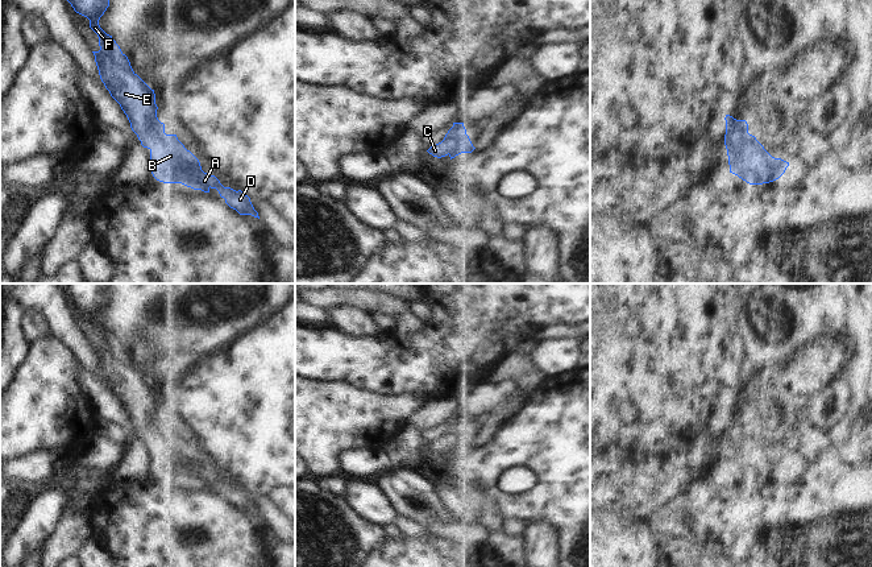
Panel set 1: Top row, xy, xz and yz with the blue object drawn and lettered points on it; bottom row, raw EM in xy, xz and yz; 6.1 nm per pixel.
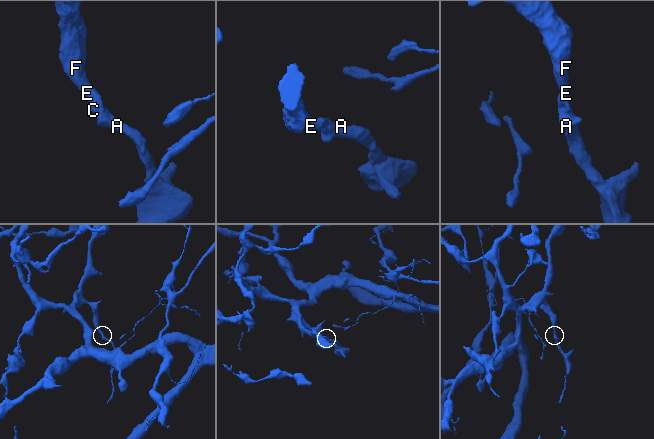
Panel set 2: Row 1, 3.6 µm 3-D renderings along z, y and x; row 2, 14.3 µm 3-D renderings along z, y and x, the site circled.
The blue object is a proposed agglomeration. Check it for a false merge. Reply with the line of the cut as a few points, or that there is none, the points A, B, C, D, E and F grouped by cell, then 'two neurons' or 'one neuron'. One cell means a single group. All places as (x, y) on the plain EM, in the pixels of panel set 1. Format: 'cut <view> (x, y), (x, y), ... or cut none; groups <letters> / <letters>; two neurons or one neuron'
cut none; groups A B C D E F; one neuron

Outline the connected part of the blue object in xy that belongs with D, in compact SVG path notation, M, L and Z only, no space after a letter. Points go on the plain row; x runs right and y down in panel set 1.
M63 284L63 294L74 306L90 315L99 332L99 347L92 347L99 371L111 392L126 410L141 440L150 446L150 467L163 479L182 479L209 488L216 484L225 498L240 510L258 513L250 493L241 485L224 483L215 471L202 465L199 455L184 443L177 430L166 430L157 413L155 389L132 364L120 342L99 320L109 302L108 284Z

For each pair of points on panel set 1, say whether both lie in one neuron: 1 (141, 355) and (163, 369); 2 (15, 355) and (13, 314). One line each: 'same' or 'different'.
1: same
2: same

